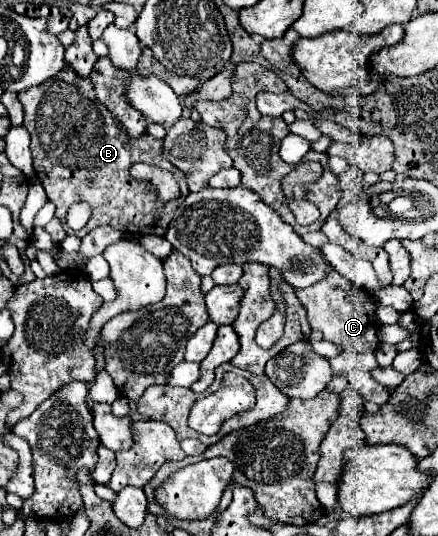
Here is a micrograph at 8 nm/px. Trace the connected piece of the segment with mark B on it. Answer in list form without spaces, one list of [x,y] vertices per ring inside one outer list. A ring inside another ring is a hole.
[[[65,64],[65,68],[57,76],[53,76],[53,80],[45,80],[45,84],[39,84],[37,88],[29,88],[25,92],[19,92],[19,100],[25,108],[23,128],[31,134],[33,168],[45,188],[49,200],[57,206],[55,216],[65,224],[67,234],[75,234],[77,238],[83,238],[93,228],[99,228],[105,224],[125,230],[133,236],[145,236],[145,234],[163,236],[165,234],[165,232],[153,232],[153,228],[167,228],[169,222],[173,220],[175,208],[185,200],[190,191],[185,184],[183,172],[177,170],[173,164],[169,164],[163,158],[163,142],[161,140],[157,140],[149,134],[139,136],[137,140],[129,140],[129,136],[125,136],[125,132],[121,132],[121,124],[117,124],[117,120],[113,120],[113,114],[97,100],[97,96],[93,92],[91,78],[77,76],[77,72],[73,72],[73,68],[69,68],[69,64]],[[133,162],[145,162],[145,164],[153,164],[153,166],[173,172],[173,176],[177,176],[177,182],[181,188],[181,196],[171,202],[157,200],[157,196],[153,196],[153,192],[149,192],[149,188],[145,188],[145,184],[141,184],[141,180],[133,180],[133,176],[129,176],[129,168],[133,166]],[[79,200],[87,202],[91,206],[91,218],[85,224],[85,228],[75,232],[67,226],[65,216],[67,216],[69,206]]]

